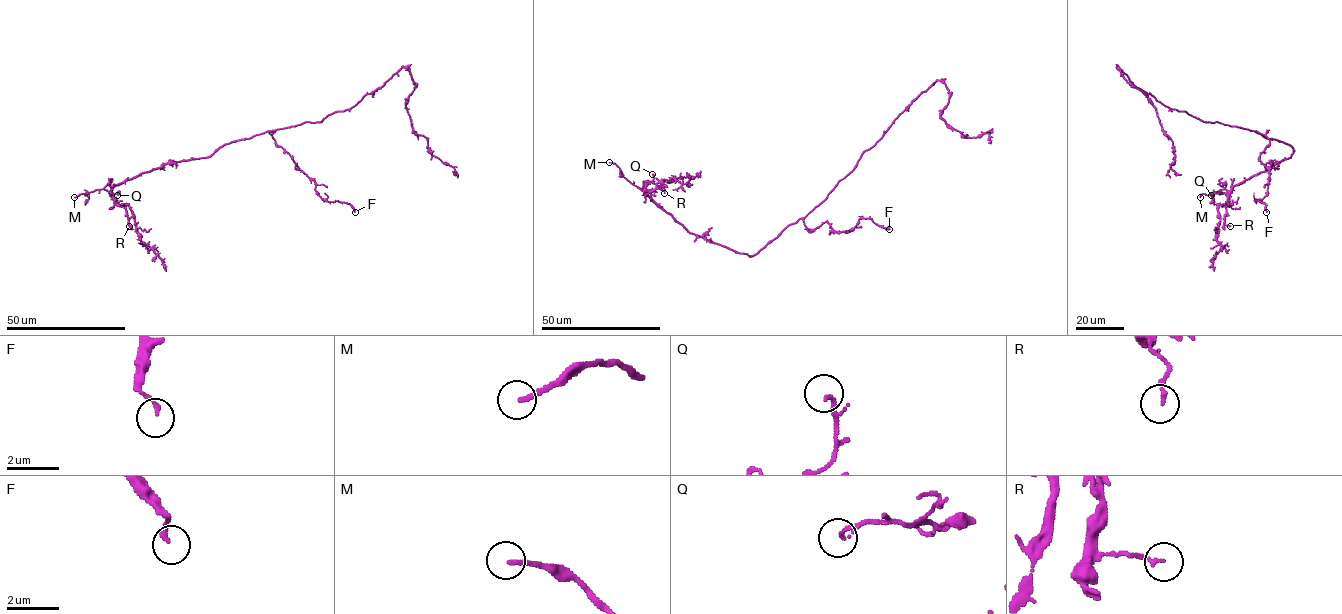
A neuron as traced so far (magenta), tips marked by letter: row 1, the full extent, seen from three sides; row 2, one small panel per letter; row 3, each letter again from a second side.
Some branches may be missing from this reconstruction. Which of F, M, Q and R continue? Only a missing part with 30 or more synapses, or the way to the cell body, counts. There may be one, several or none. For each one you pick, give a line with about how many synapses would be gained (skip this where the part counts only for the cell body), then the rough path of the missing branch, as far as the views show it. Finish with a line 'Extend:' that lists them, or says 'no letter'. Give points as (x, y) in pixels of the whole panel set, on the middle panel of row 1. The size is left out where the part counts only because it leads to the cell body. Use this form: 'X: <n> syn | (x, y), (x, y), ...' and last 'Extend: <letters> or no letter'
M: (609, 162), (604, 166), (597, 187), (576, 201)
Extend: M

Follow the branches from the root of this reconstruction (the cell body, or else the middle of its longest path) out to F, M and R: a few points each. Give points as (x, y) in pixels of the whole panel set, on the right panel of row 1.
F: (1239, 127), (1263, 134), (1269, 140), (1259, 157), (1269, 169), (1267, 193), (1255, 201), (1263, 202), (1266, 212)
M: (1239, 127), (1288, 143), (1293, 148), (1291, 156), (1229, 191), (1221, 189), (1200, 197)
R: (1239, 127), (1288, 143), (1293, 152), (1289, 158), (1232, 188), (1224, 218), (1224, 225), (1230, 226)

